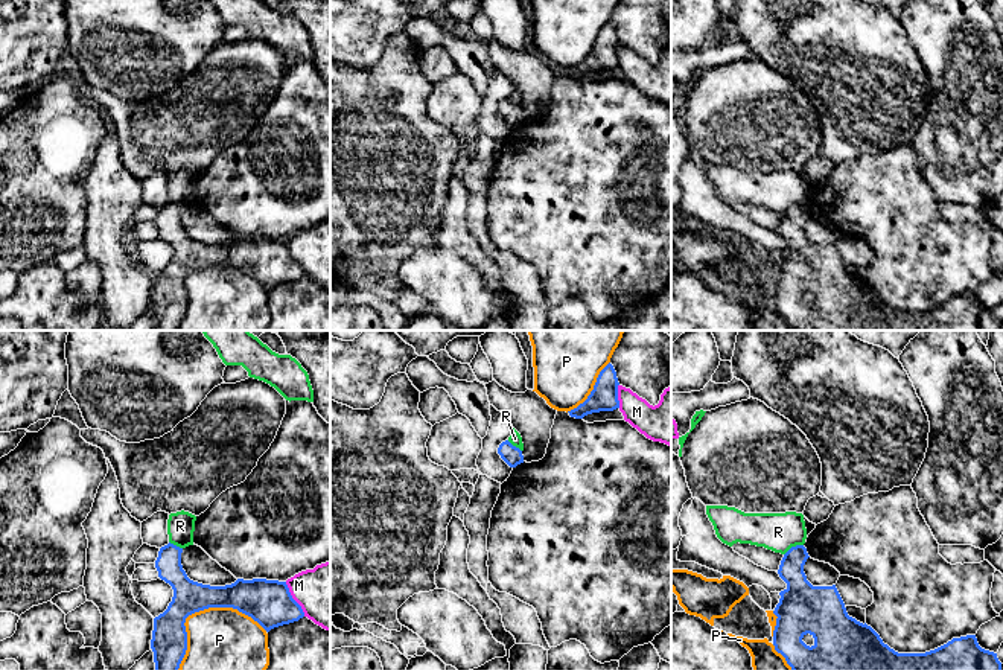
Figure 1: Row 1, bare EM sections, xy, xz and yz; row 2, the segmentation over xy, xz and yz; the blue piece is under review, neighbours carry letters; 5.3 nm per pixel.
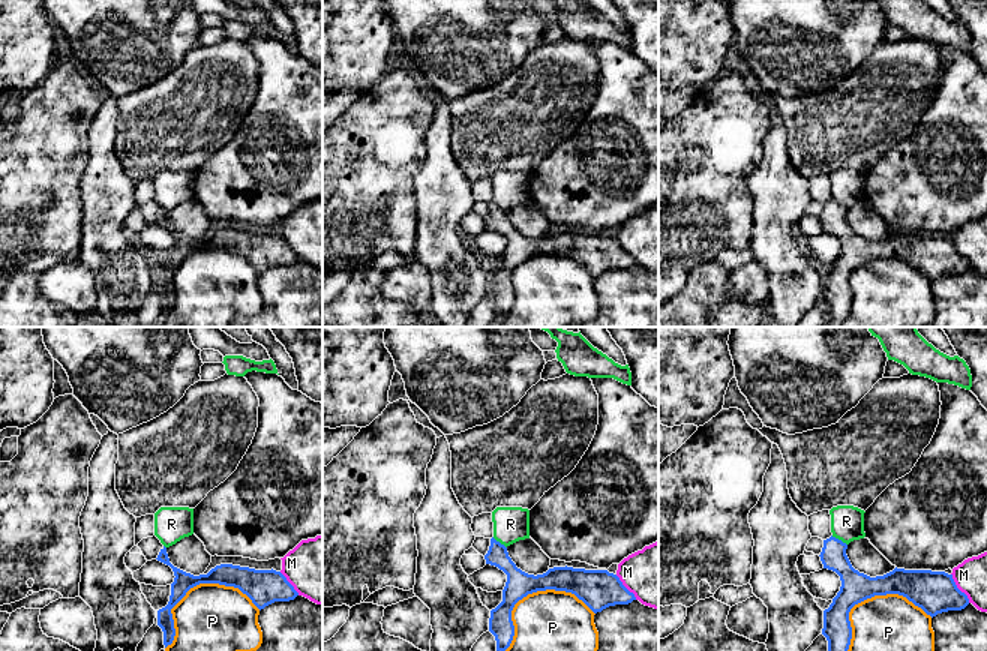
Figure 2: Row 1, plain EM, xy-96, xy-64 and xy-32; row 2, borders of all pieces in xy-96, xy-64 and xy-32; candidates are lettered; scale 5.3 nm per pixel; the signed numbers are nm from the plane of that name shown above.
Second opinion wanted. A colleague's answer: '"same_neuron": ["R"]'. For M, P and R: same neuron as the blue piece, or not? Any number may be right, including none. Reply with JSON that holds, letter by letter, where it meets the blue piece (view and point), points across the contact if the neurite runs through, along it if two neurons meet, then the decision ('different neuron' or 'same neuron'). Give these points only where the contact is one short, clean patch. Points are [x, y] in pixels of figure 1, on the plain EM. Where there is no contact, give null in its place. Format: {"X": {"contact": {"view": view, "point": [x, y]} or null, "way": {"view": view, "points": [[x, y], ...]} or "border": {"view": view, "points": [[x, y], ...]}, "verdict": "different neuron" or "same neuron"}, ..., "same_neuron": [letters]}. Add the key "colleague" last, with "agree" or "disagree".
{"M": {"contact": {"view": "xy", "point": [292, 258]}, "verdict": "different neuron"}, "P": {"contact": {"view": "xy", "point": [200, 268]}, "verdict": "different neuron"}, "R": {"contact": {"view": "yz", "point": [793, 206]}, "border": {"view": "yz", "points": [[802, 203], [793, 204], [784, 213]]}, "verdict": "different neuron"}, "same_neuron": [], "colleague": "disagree"}

